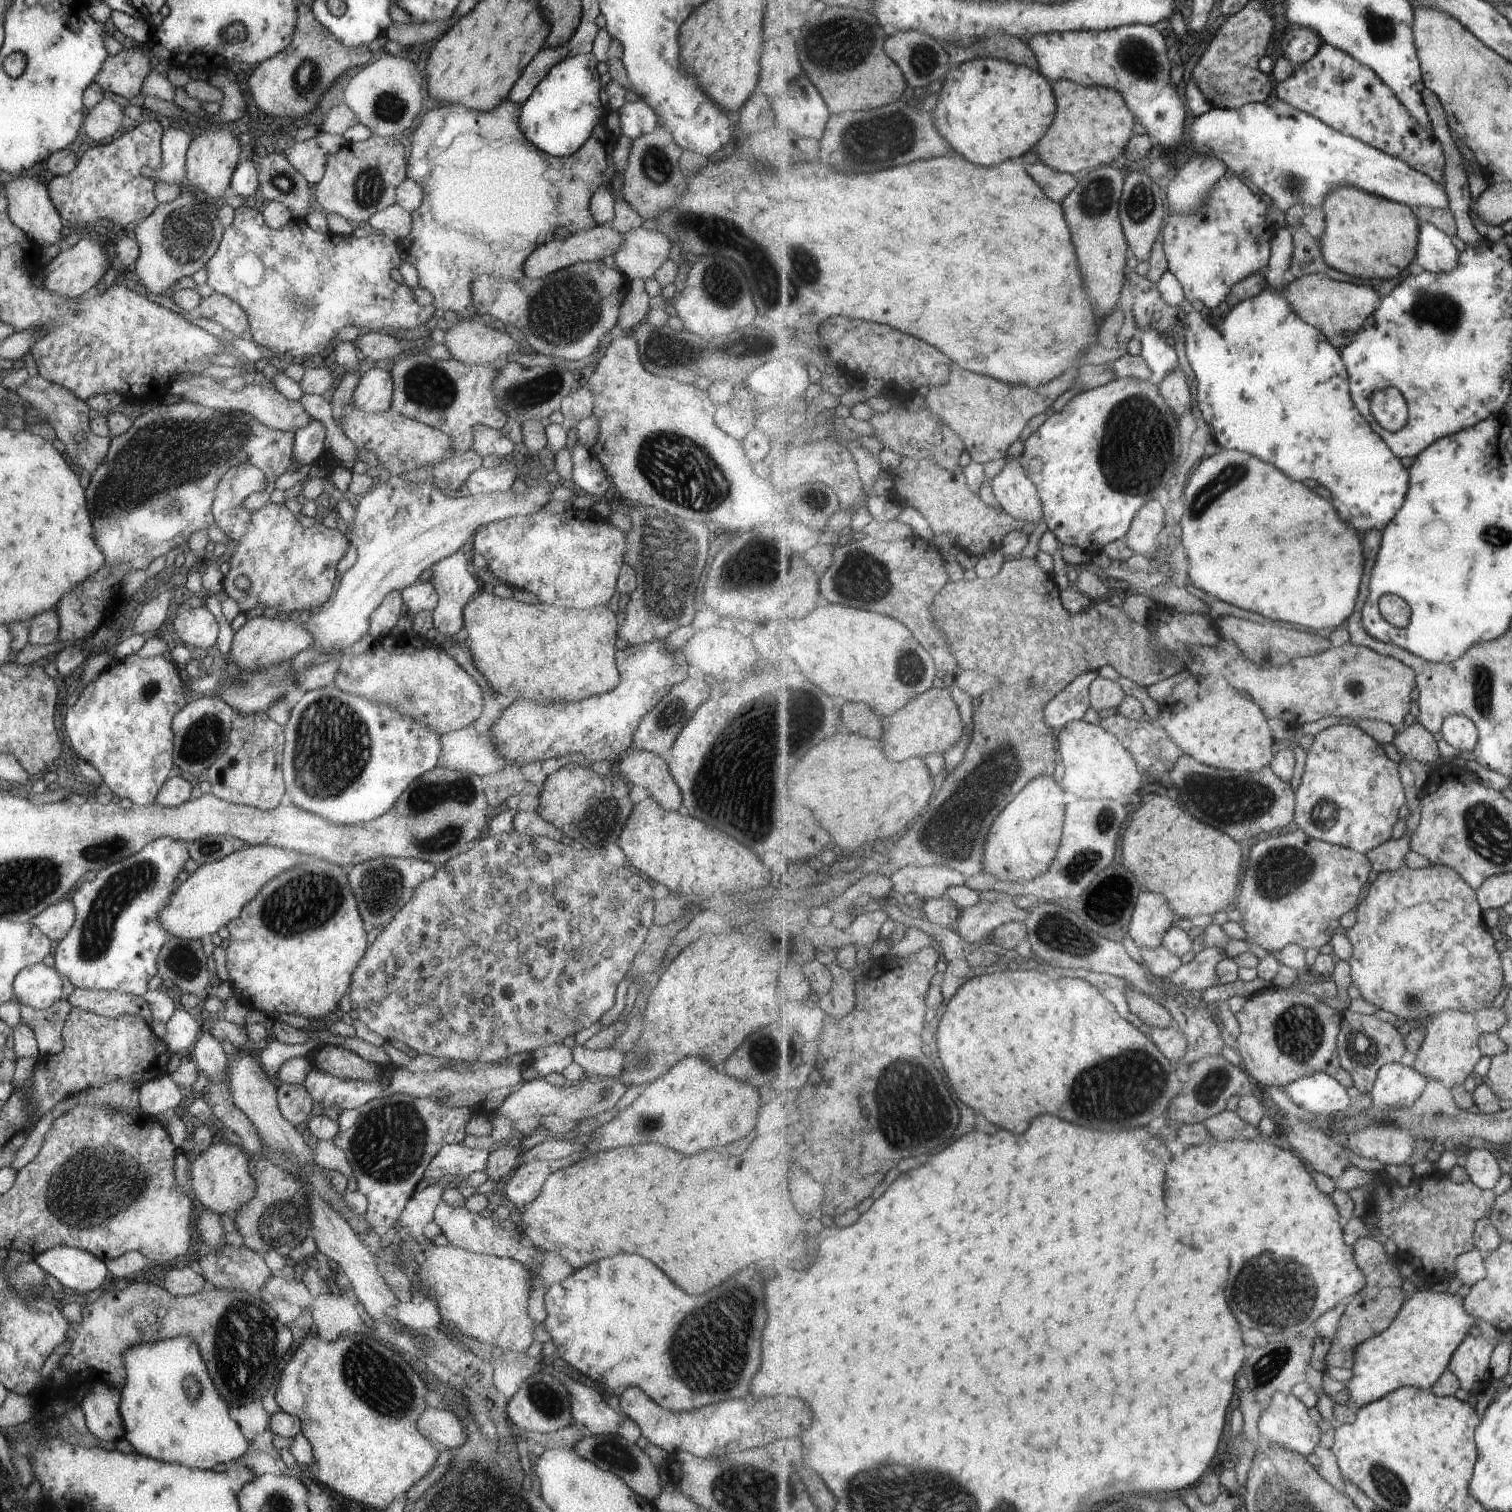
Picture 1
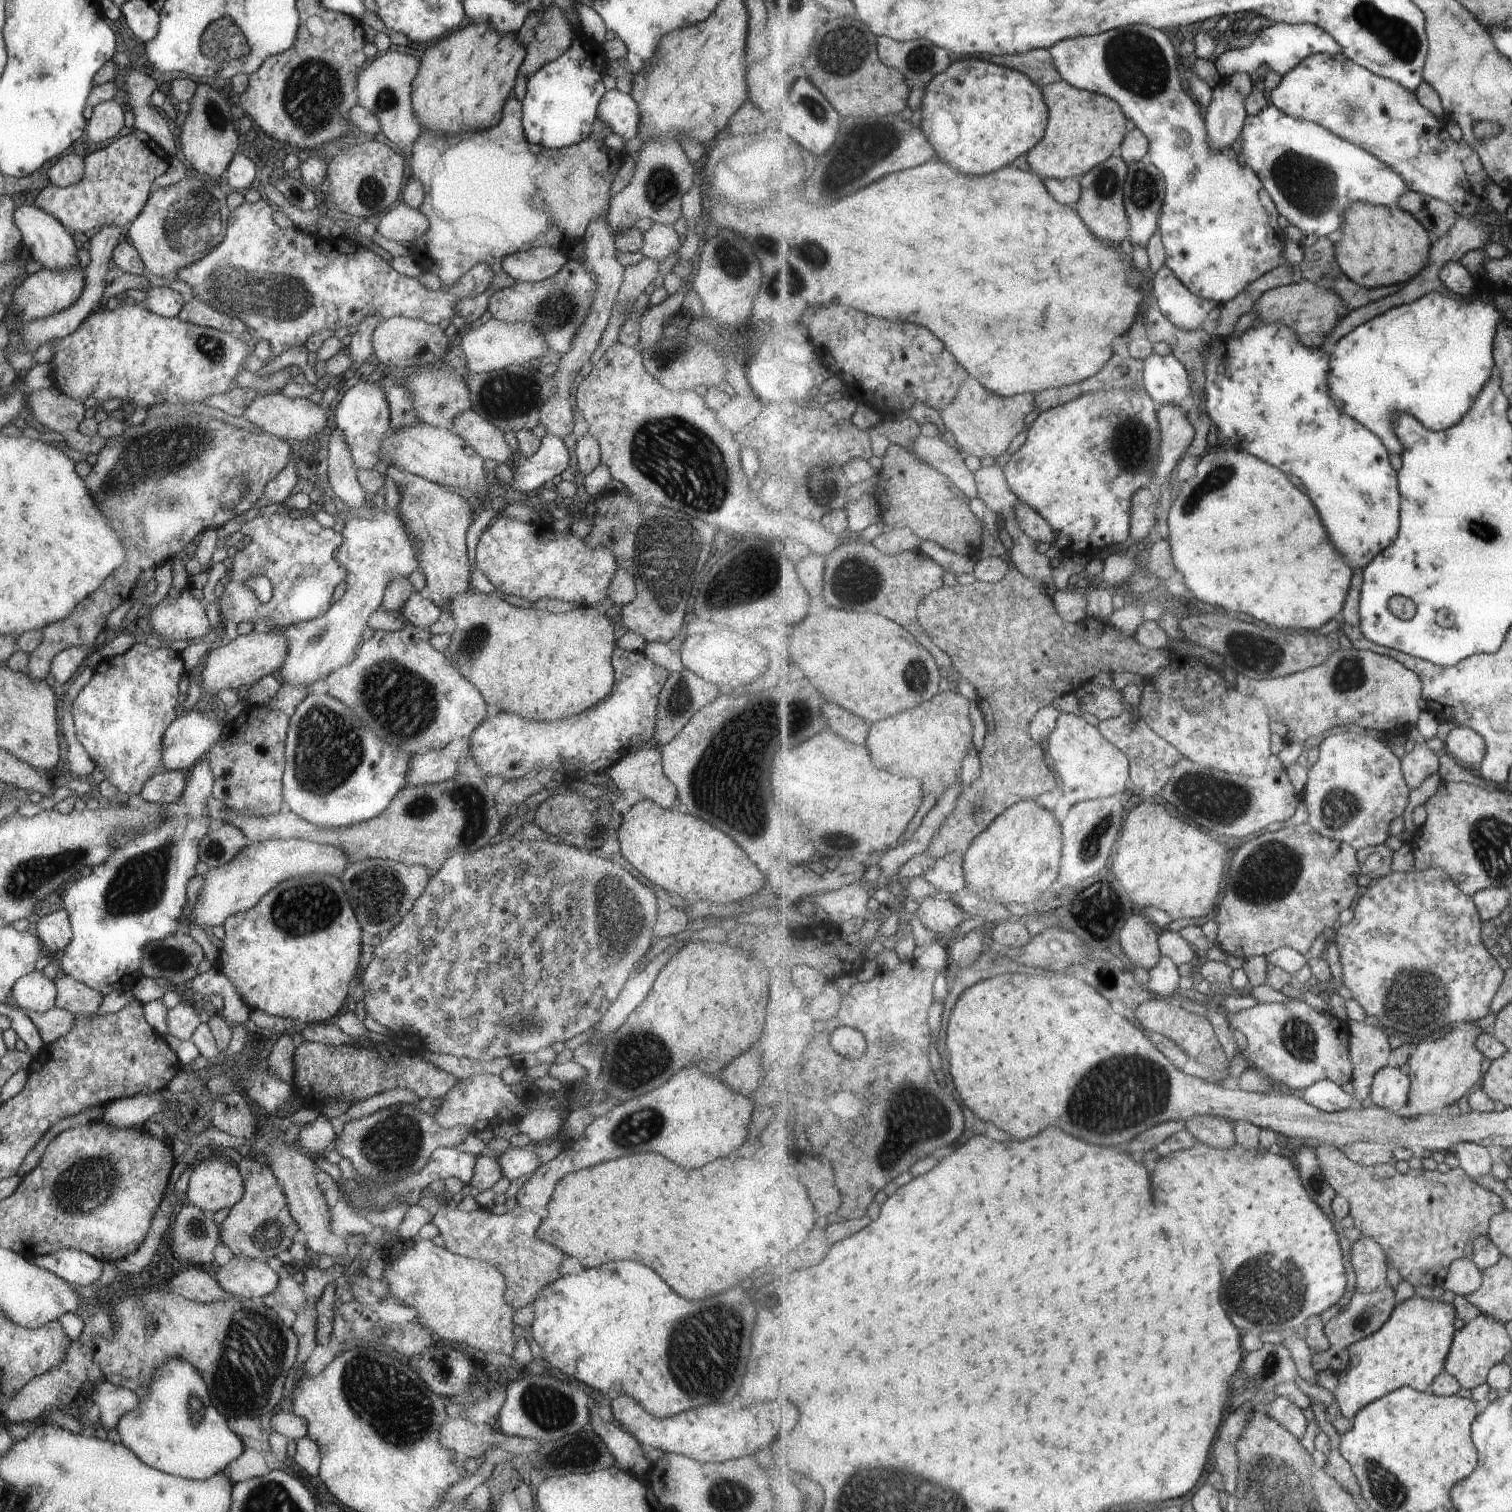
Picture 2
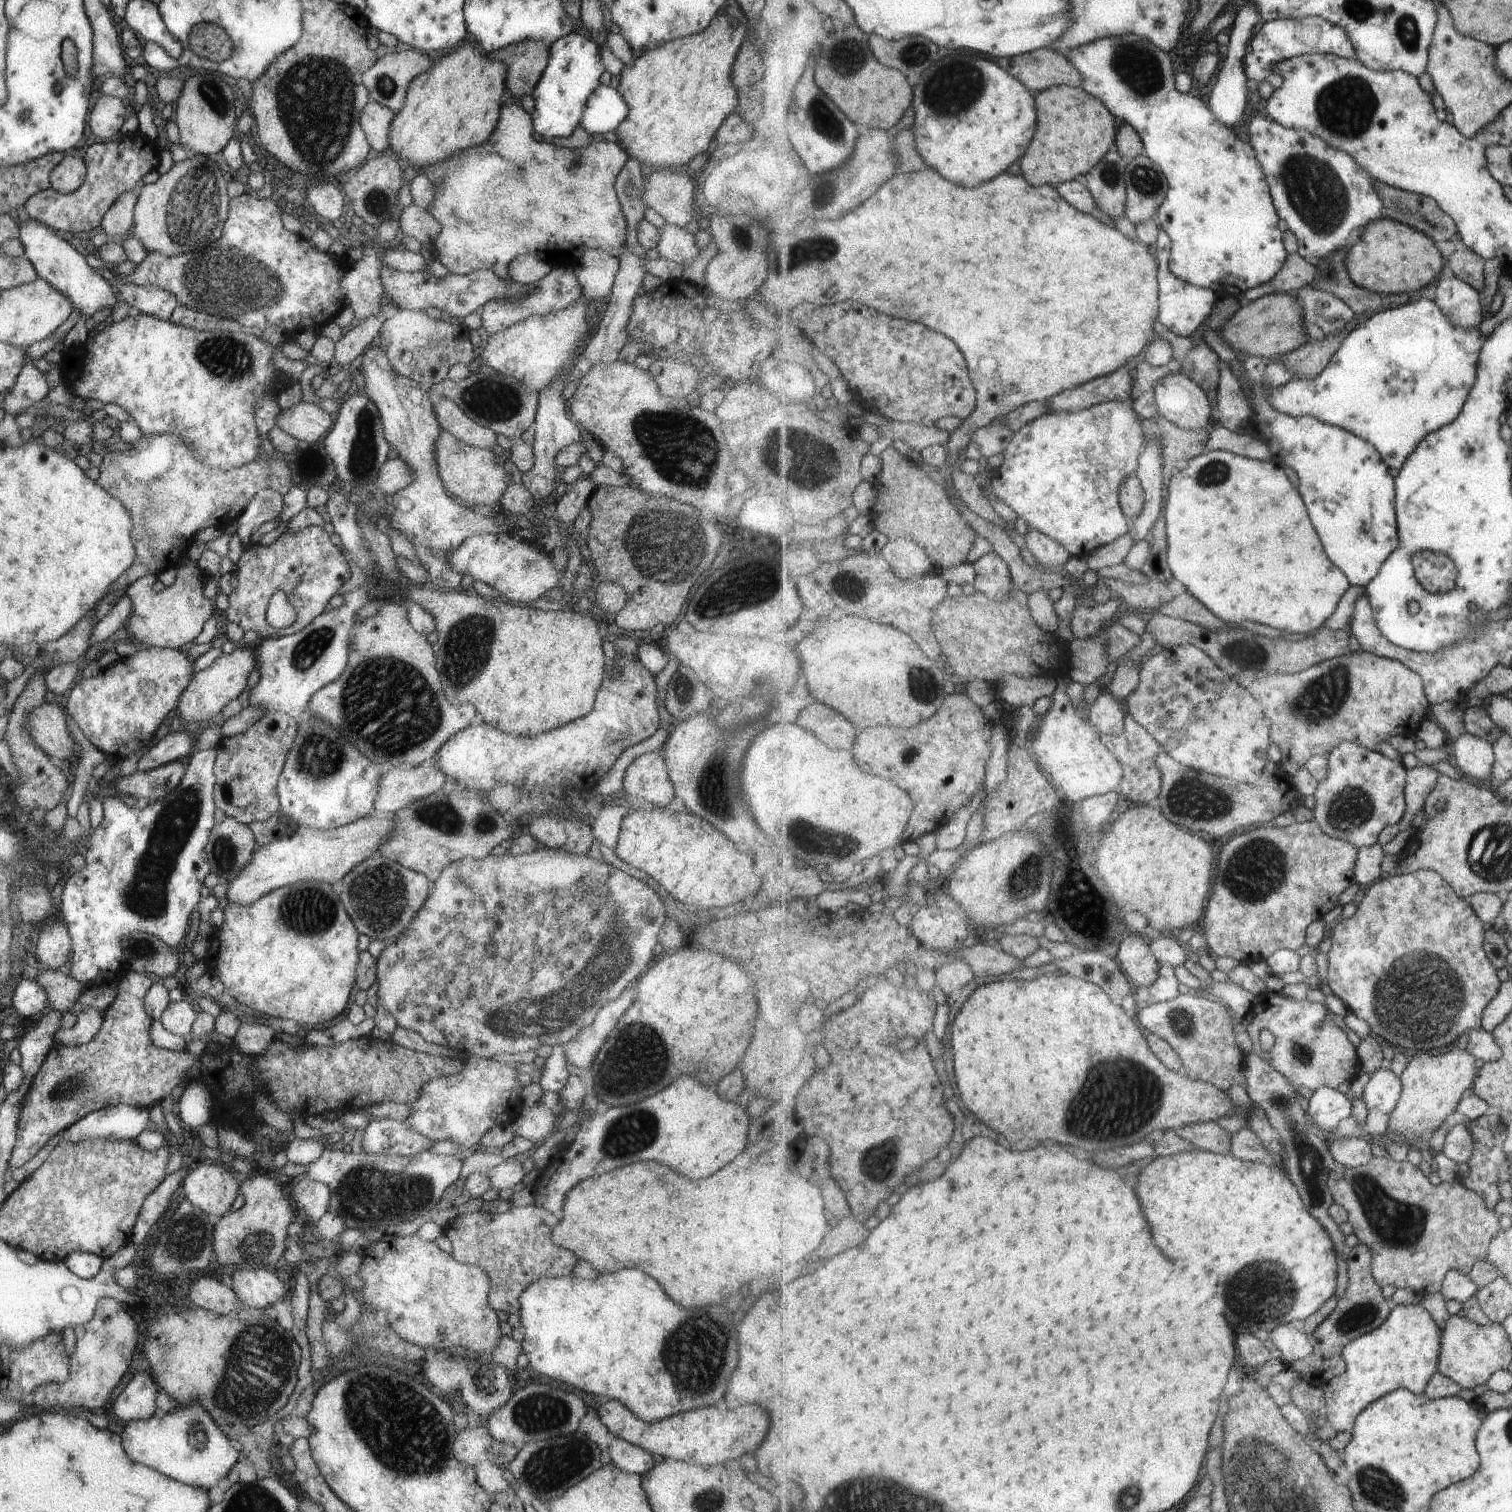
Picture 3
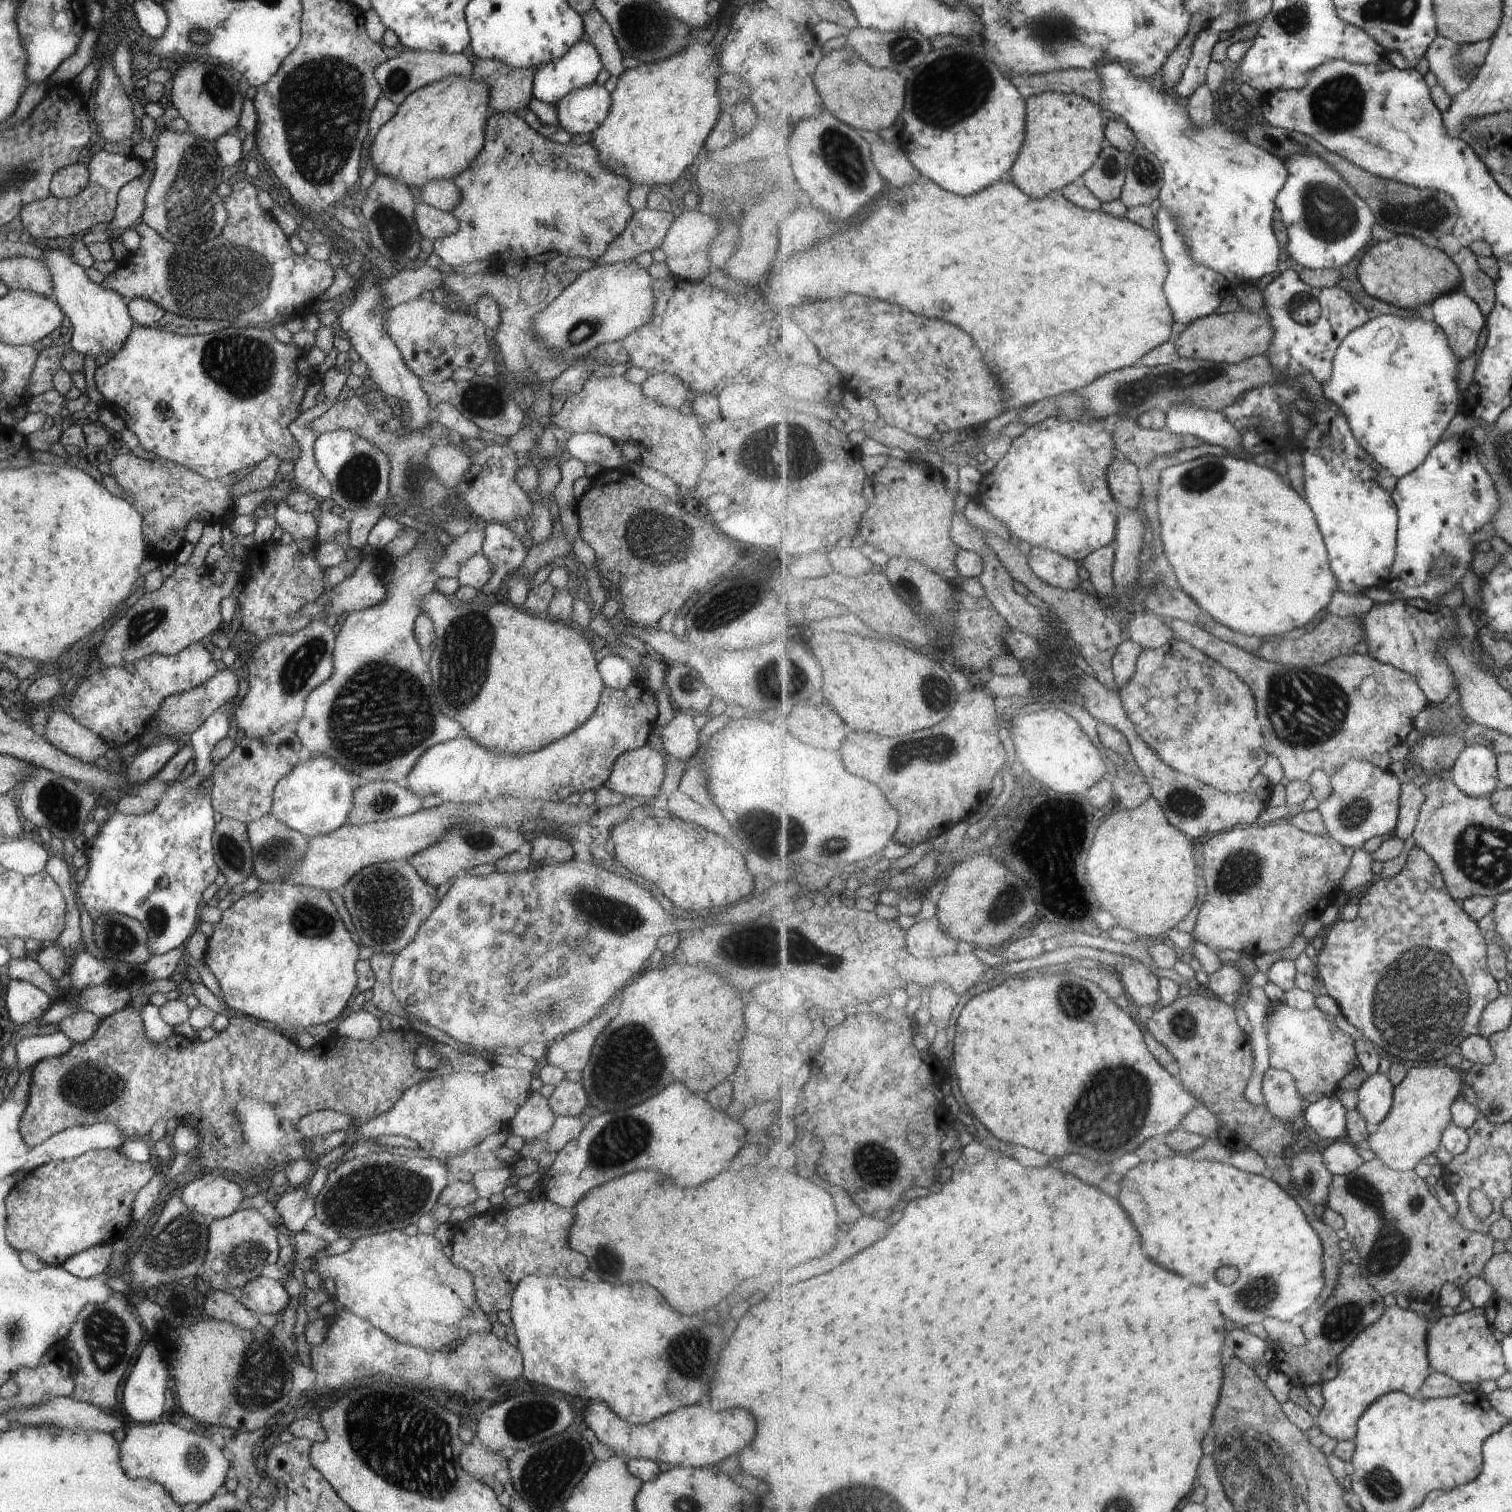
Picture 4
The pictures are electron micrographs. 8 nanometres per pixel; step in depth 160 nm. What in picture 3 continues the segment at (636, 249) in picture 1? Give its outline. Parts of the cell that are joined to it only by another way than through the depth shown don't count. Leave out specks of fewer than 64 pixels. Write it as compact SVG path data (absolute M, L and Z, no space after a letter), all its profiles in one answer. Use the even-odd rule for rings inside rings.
M665 223L654 247L660 258L685 266L691 264L700 251L693 238L694 235L685 228Z

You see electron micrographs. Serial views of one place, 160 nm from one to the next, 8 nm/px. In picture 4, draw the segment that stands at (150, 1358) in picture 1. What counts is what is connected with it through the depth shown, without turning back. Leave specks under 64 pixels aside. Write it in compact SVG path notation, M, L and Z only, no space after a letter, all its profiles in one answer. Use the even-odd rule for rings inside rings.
M168 1422L130 1423L125 1427L123 1439L118 1443L119 1466L129 1478L149 1479L160 1484L175 1504L183 1506L187 1502L195 1502L199 1506L217 1494L225 1482L229 1463L219 1445L218 1442L205 1438L199 1431L179 1428Z

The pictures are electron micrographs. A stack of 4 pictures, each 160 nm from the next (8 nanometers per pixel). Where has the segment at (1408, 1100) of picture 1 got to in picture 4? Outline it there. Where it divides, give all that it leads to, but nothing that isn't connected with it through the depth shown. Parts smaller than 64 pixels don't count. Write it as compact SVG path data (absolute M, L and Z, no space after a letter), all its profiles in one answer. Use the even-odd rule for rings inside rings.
M1385 1073L1370 1075L1357 1090L1357 1109L1368 1123L1380 1125L1392 1111L1395 1085Z

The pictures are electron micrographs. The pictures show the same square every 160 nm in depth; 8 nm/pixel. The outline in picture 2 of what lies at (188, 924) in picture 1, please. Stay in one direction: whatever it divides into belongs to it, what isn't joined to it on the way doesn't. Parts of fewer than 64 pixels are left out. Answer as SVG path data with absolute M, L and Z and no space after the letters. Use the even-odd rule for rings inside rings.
M288 838L251 842L249 846L237 851L229 862L207 870L203 884L198 890L197 903L187 915L186 923L193 921L201 928L223 925L227 917L251 908L278 882L311 873L339 876L347 863L348 858L339 847L310 840Z

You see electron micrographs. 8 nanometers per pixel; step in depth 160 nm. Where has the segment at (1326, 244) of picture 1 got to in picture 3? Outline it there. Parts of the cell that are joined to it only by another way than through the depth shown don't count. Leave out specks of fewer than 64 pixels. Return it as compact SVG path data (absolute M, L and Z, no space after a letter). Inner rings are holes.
M1381 218L1379 221L1369 223L1361 232L1361 241L1347 250L1346 265L1351 278L1361 287L1382 295L1402 295L1407 293L1415 296L1433 284L1439 283L1444 275L1449 274L1448 266L1437 250L1435 241L1425 233L1409 225L1394 221L1389 218Z

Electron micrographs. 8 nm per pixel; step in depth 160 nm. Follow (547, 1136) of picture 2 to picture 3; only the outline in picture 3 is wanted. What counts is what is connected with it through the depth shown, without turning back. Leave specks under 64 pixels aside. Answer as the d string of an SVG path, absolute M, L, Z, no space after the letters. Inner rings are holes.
M539 1102L533 1106L522 1108L519 1116L508 1122L514 1136L521 1136L529 1142L542 1141L550 1135L556 1116L552 1110Z

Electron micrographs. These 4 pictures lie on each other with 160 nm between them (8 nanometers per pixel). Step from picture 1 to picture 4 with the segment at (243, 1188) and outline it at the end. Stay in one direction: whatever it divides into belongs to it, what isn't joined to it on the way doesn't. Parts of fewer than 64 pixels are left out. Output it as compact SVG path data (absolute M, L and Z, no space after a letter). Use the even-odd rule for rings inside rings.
M206 1171L199 1176L191 1172L184 1182L180 1199L188 1211L220 1219L235 1212L243 1196L237 1183Z

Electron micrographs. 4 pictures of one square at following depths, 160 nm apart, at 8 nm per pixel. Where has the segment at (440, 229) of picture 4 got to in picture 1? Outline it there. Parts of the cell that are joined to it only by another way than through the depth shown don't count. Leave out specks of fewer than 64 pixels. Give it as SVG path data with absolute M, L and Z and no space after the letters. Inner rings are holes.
M397 203L377 211L366 220L375 232L382 233L393 242L409 234L410 222L410 212L401 208Z

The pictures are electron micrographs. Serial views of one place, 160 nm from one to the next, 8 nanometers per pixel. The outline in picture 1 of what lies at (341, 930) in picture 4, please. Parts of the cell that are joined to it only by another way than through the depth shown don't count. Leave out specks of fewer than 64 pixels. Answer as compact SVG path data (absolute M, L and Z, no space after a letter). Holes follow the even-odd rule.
M308 855L303 862L280 872L265 884L262 884L257 894L243 906L237 918L230 920L225 927L230 934L227 938L228 945L225 948L225 968L228 972L228 981L232 994L245 1006L261 1010L271 1020L274 1020L277 1015L285 1013L301 1015L308 1019L320 1018L329 1020L329 1016L337 1008L337 1003L349 989L351 973L367 948L367 942L365 941L367 932L365 932L365 928L361 924L359 912L357 912L357 906L355 906L355 900L353 900L353 892L351 892L351 888L347 884L347 876L341 872L341 867L338 864L317 860L316 857L311 855Z

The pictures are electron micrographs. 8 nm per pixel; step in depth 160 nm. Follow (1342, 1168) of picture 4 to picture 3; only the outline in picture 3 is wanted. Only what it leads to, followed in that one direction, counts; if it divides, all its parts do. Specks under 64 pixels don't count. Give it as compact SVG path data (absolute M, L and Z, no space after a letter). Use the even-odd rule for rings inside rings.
M1345 1137L1337 1139L1330 1146L1332 1157L1346 1167L1360 1167L1369 1164L1375 1157L1371 1150L1371 1140L1367 1138Z

